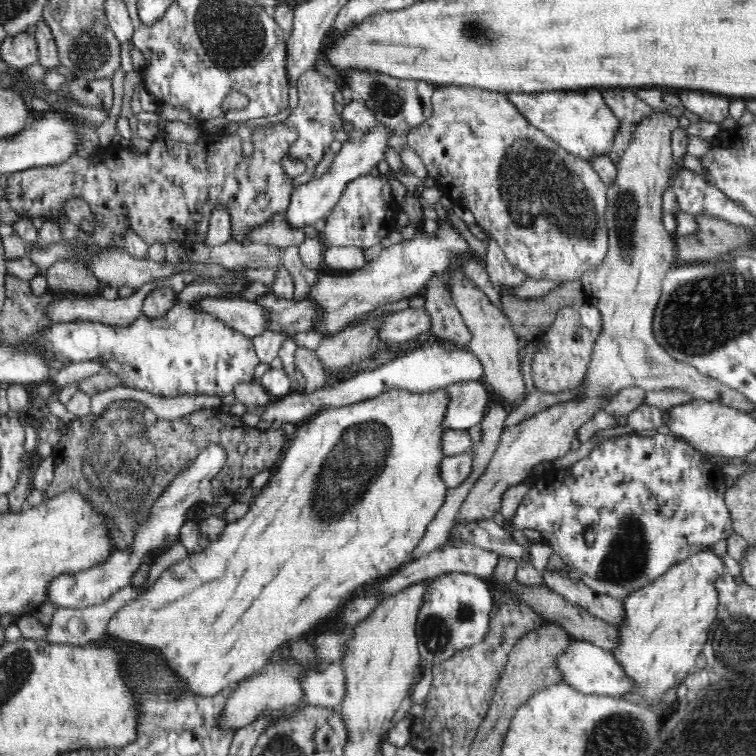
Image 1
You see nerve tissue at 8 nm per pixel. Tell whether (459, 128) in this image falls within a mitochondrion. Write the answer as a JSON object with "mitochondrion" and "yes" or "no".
{"mitochondrion":"no"}

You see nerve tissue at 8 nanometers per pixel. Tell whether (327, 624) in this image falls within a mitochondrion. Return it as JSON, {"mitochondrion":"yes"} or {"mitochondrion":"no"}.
{"mitochondrion":"no"}

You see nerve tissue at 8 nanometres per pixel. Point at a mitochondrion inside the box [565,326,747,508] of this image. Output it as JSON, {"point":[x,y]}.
{"point":[650,358]}

